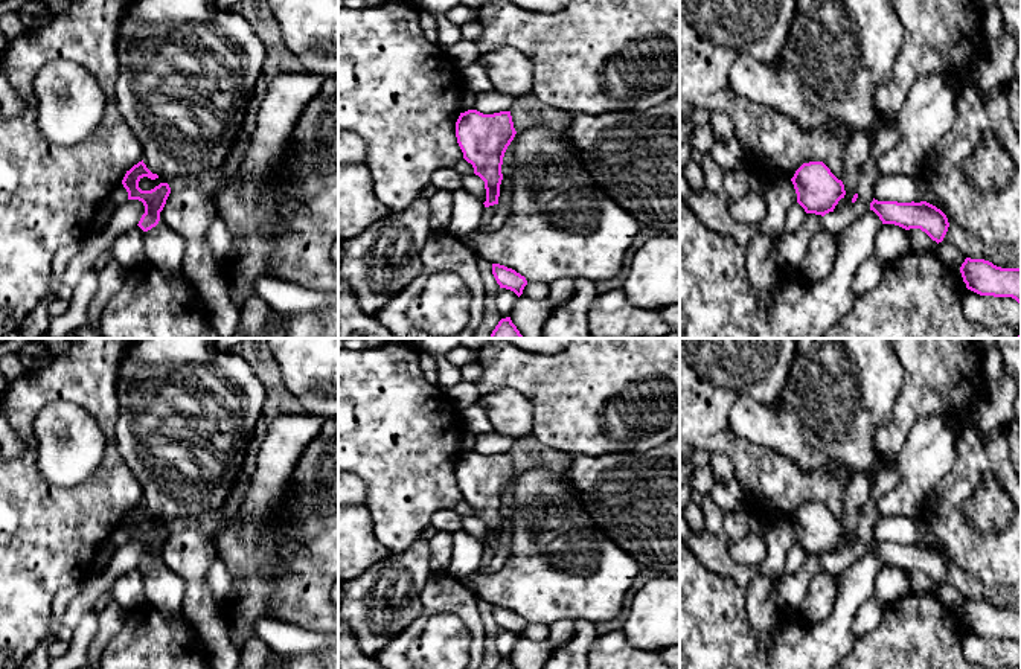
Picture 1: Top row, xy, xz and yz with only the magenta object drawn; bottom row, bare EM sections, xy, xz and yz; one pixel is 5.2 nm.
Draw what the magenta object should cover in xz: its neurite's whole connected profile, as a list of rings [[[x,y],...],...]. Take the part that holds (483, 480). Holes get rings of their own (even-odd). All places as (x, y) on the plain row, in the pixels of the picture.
[[[468,451],[460,454],[456,463],[456,479],[463,500],[485,523],[485,549],[498,546],[503,498],[515,475],[510,453],[483,456]]]

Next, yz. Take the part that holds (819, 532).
[[[823,503],[803,504],[791,523],[797,544],[806,555],[824,558],[834,553],[838,543],[846,536],[843,523]]]

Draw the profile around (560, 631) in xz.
[[[556,620],[549,625],[549,635],[546,640],[555,649],[567,643],[571,639],[573,632],[575,632],[573,620]]]

